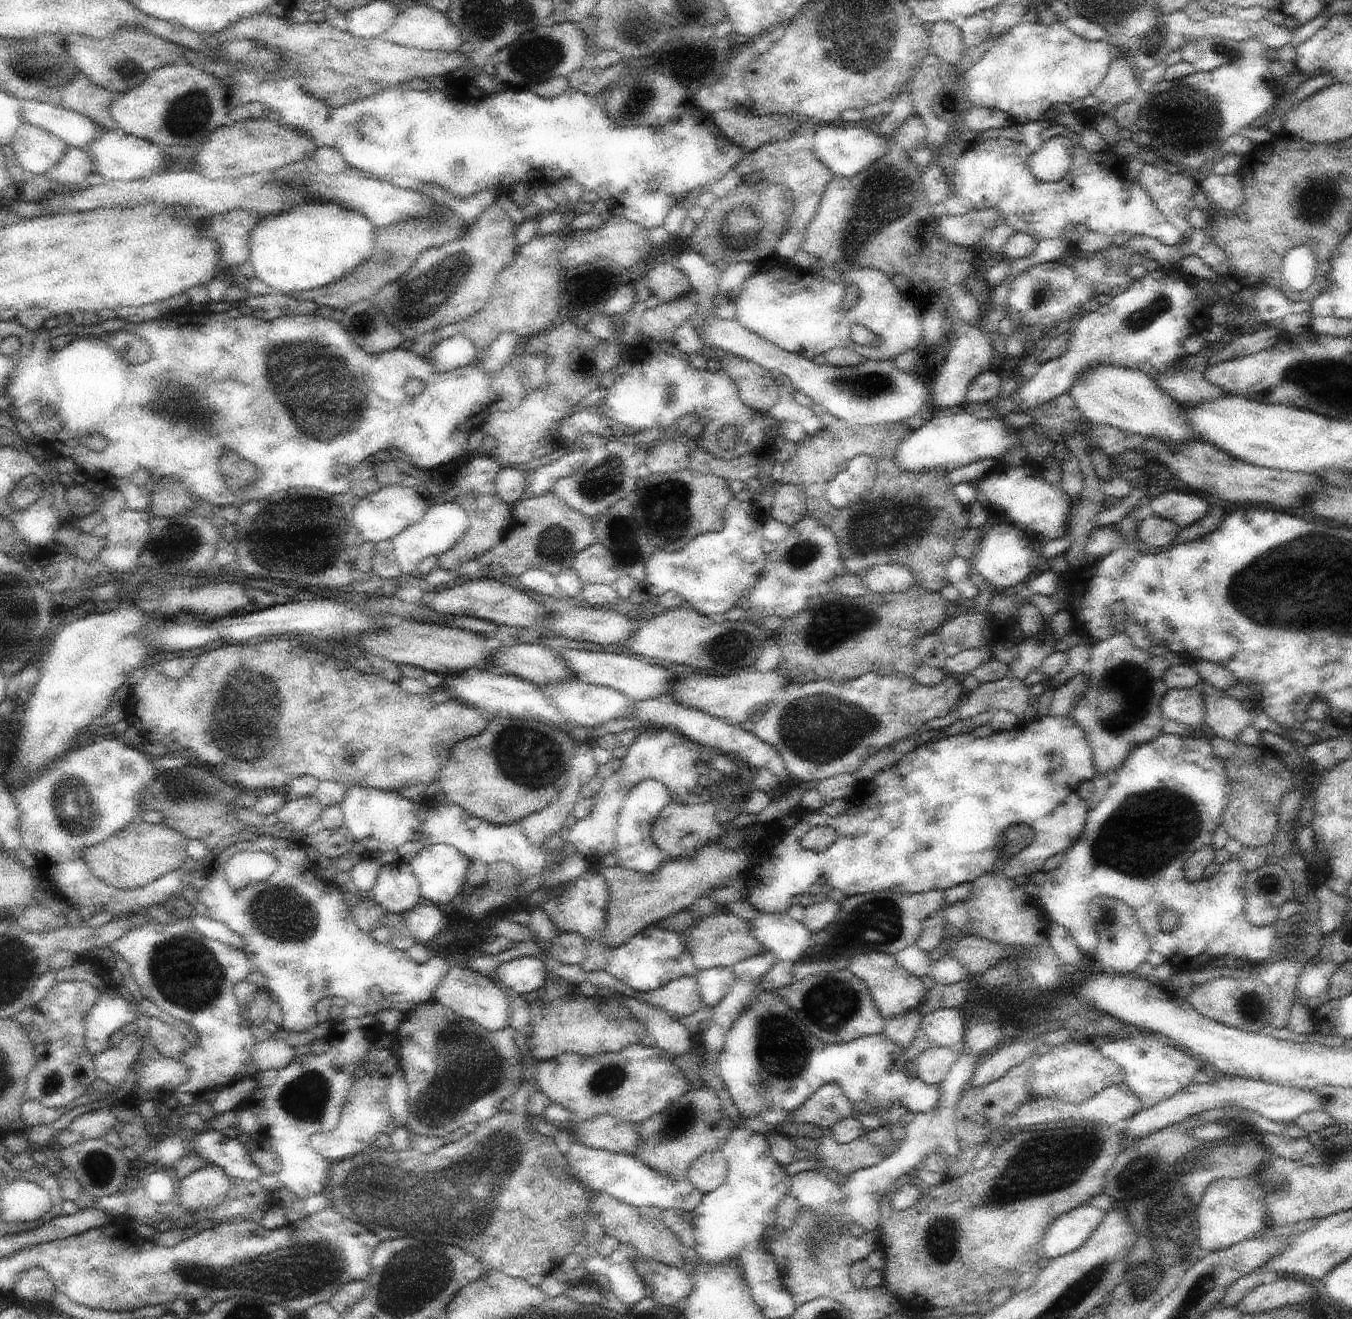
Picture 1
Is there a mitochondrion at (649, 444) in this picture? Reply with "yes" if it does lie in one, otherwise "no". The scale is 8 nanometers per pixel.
no

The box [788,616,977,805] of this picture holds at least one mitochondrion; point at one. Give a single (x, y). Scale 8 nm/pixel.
(818, 643)

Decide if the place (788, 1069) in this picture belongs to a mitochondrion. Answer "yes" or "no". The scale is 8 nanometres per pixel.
yes

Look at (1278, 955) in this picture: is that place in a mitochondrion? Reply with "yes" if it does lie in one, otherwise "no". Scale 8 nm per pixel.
no

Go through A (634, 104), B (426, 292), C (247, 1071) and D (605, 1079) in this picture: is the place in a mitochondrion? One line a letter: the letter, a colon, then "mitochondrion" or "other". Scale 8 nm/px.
A: mitochondrion
B: mitochondrion
C: other
D: mitochondrion

